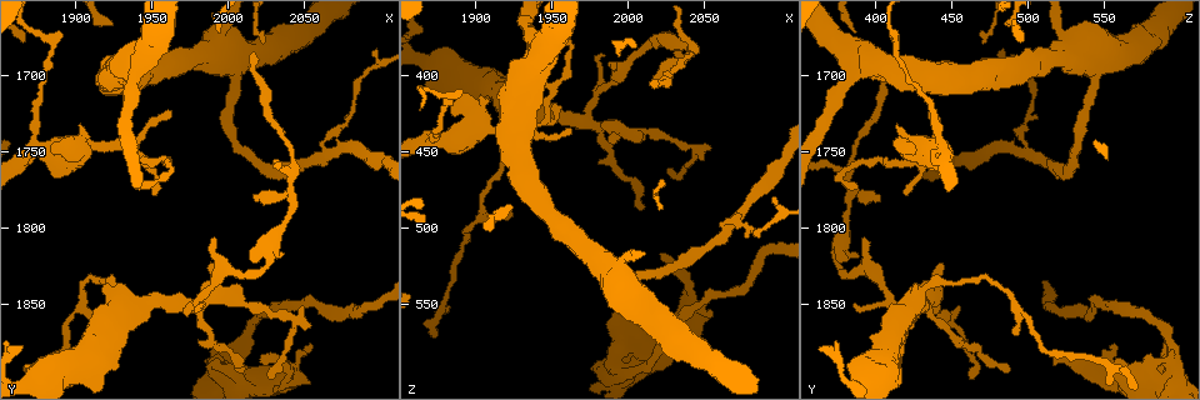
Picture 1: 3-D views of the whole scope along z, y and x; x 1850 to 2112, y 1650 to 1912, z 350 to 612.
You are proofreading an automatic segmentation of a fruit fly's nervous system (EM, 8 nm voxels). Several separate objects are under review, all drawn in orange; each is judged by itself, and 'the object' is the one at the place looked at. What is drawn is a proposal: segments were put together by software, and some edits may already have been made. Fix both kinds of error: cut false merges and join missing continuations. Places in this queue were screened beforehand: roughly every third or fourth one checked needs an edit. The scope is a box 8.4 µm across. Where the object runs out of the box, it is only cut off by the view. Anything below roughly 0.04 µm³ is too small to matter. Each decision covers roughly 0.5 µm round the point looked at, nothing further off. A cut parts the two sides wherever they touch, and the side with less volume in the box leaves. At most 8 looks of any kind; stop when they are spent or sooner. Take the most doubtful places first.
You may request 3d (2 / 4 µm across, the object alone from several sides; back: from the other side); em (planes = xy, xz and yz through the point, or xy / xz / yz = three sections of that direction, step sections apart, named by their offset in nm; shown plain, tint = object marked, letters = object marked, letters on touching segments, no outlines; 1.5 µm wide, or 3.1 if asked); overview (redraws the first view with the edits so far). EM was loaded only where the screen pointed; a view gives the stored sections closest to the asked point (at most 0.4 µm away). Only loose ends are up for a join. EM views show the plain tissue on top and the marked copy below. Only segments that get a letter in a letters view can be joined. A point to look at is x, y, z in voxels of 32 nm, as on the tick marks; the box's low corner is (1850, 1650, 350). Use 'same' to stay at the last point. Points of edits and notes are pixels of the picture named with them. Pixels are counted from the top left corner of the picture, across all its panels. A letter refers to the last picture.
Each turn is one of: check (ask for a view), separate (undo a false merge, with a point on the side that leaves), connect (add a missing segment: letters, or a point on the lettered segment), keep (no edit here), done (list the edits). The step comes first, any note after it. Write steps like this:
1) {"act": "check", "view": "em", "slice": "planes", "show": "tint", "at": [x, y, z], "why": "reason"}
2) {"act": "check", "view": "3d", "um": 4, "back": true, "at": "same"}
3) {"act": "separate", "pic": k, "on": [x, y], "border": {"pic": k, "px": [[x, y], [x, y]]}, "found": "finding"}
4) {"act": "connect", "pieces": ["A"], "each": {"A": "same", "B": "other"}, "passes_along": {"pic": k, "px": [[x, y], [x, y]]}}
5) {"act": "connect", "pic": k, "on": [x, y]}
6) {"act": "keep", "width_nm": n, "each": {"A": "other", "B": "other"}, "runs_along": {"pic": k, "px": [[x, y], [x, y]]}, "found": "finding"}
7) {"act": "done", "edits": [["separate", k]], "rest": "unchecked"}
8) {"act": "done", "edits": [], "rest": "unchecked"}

{"act": "check", "view": "em", "slice": "planes", "show": "letters", "at": [1926, 1868, 490], "why": "an open end"}

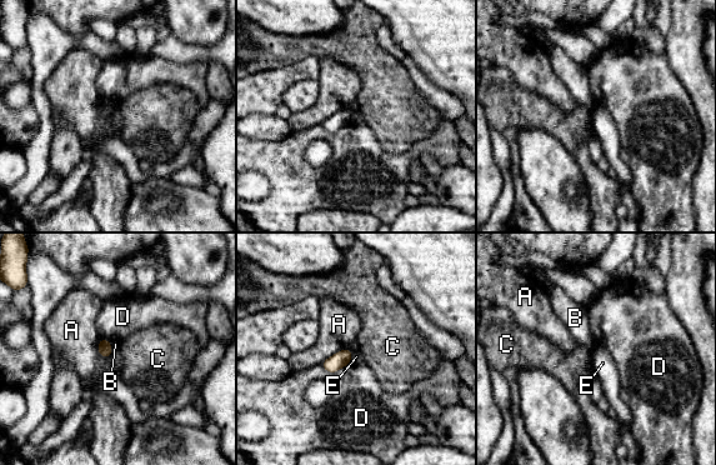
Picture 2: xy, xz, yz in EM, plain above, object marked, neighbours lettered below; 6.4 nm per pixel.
{"act": "keep", "longest_contact_nm": ["A", 220], "each": {"A": "other", "B": "other", "C": "other", "D": "other", "E": "other"}, "border": {"pic": 2, "px": [[353, 351], [350, 361]]}, "found": "no lettered segment goes on from it"}

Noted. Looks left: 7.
{"act": "check", "view": "3d", "um": 2, "at": [2018, 1780, 404], "why": "tapers out"}

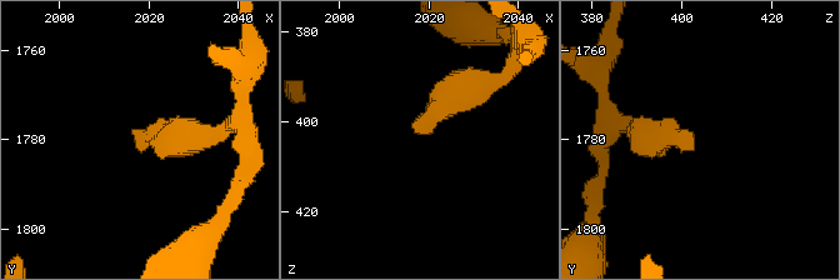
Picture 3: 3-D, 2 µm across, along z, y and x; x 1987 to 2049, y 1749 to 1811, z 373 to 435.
{"act": "check", "view": "em", "slice": "planes", "show": "letters", "at": [2019, 1781, 403]}

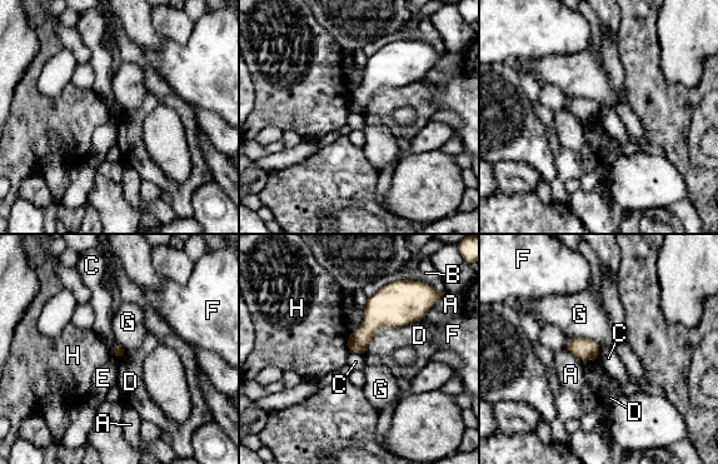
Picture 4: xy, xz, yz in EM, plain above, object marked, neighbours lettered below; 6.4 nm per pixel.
{"act": "keep", "each": {"A": "other", "B": "other", "C": "other", "D": "other", "E": "other", "F": "other", "G": "other", "H": "other"}, "found": "none of them fits"}

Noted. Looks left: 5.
{"act": "check", "view": "em", "slice": "planes", "show": "letters", "at": [2010, 1830, 380], "why": "sharp bend"}

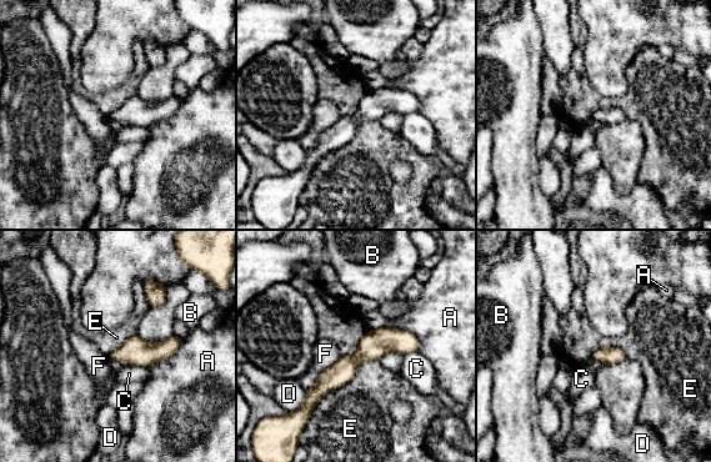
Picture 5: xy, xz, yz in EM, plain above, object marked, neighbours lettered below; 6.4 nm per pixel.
{"act": "keep", "each": {"A": "other", "B": "other", "C": "other", "D": "other", "E": "other", "F": "other"}, "runs_along": {"pic": 5, "px": [[415, 341], [376, 342], [309, 407]]}, "found": "one neuron here"}

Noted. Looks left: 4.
{"act": "done", "edits": [], "rest": "unchecked"}

